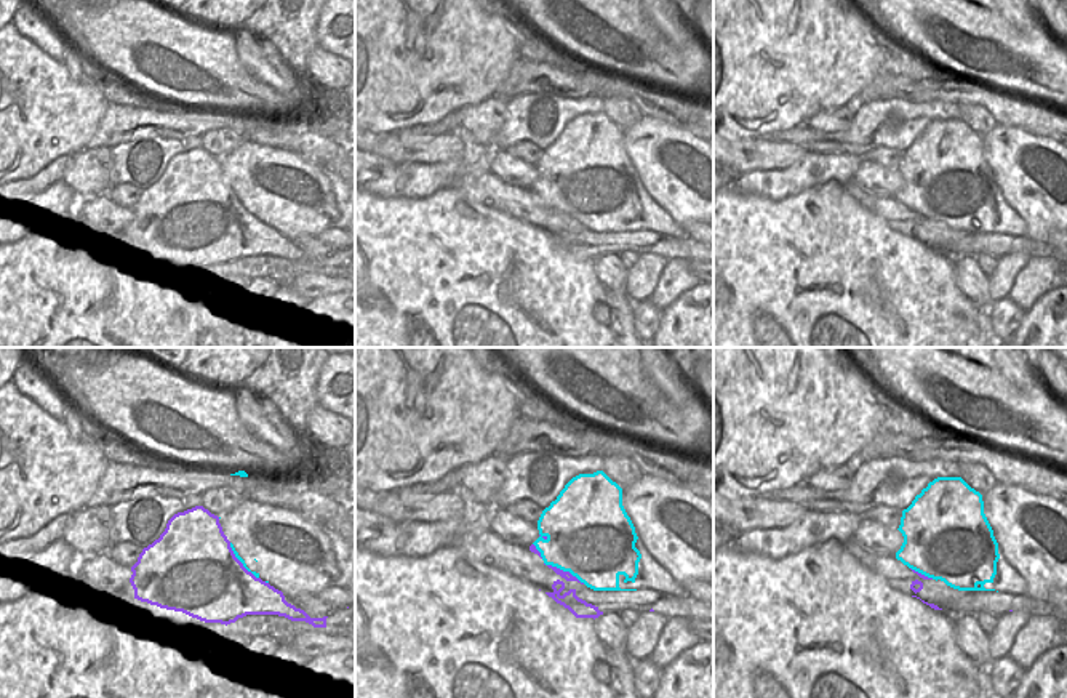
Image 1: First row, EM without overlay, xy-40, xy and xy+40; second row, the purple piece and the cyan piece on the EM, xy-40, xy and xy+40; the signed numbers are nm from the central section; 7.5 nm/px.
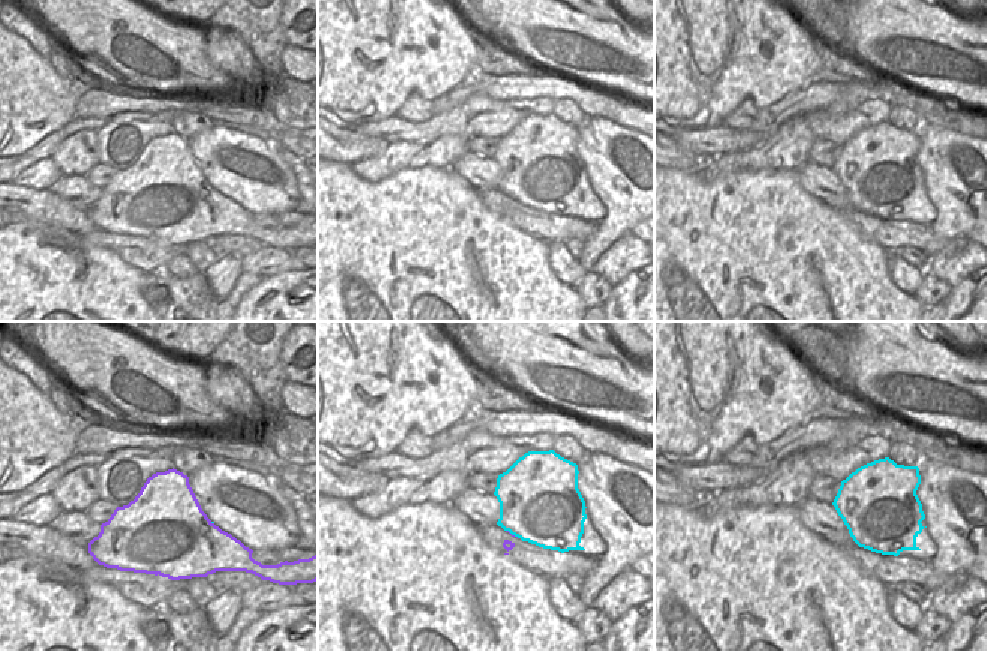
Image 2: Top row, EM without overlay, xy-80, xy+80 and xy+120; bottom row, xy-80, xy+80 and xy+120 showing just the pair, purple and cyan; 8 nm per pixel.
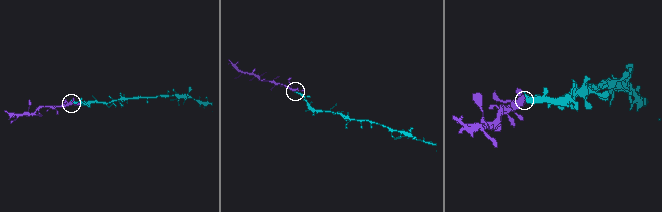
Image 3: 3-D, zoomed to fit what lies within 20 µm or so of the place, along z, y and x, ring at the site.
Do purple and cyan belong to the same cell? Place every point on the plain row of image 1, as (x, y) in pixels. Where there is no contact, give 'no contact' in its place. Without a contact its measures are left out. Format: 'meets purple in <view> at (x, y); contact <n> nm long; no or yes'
meets purple in xy at (565, 213); contact 360 nm long; yes

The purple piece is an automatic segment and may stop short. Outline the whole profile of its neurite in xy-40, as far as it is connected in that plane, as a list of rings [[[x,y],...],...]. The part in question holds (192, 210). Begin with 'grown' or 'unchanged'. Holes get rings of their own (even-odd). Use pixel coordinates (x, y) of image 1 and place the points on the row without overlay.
grown | [[[203,147],[174,155],[160,179],[144,189],[131,208],[134,240],[226,267],[246,256],[278,256],[291,263],[306,263],[314,269],[326,269],[328,258],[310,259],[304,251],[288,245],[282,232],[246,208],[224,176],[219,160]]]

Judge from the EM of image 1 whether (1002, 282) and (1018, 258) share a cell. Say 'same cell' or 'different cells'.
same cell

